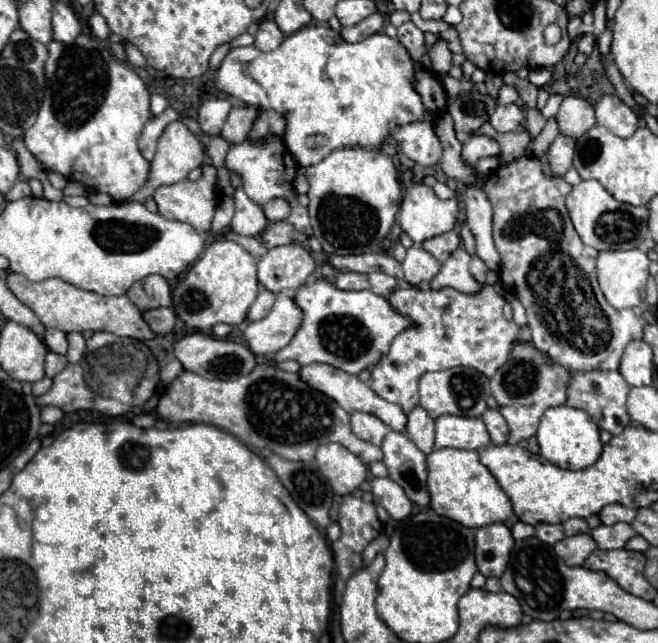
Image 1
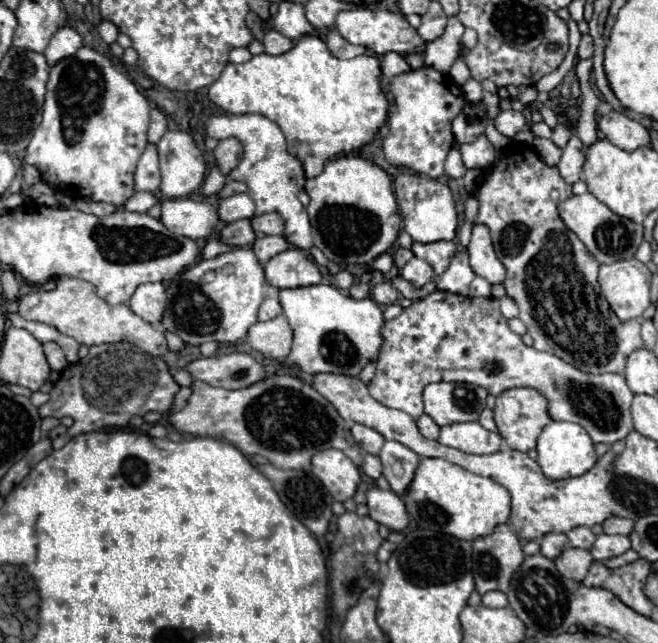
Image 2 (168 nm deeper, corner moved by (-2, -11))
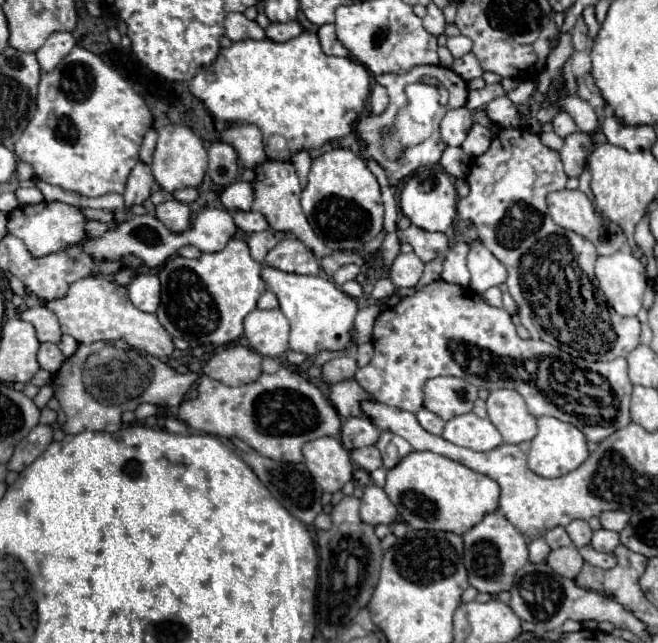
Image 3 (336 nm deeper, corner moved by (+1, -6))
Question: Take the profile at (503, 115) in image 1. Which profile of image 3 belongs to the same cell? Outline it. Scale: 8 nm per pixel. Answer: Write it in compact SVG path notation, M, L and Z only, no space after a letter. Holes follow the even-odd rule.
M506 95L492 99L492 101L486 105L484 111L486 111L486 115L488 115L494 123L498 123L498 125L502 125L502 127L518 127L518 125L520 125L518 109L516 109L516 105L514 105Z

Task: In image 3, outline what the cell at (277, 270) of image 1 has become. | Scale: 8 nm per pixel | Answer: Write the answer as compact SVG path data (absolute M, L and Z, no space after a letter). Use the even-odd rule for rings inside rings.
M296 237L282 239L266 255L266 265L288 273L302 273L302 275L318 275L320 271L318 257Z

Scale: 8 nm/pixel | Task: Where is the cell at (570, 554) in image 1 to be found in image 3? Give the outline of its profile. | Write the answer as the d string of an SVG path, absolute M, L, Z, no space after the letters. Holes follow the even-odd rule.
M560 547L560 549L554 549L554 551L548 555L546 563L548 563L558 575L568 577L568 579L574 579L574 577L580 573L580 569L582 569L584 559L580 557L580 553L578 553L576 547Z

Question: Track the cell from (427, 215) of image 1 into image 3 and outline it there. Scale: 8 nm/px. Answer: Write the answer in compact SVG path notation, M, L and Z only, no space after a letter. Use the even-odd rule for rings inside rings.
M422 169L406 181L400 193L400 207L402 207L402 213L410 217L412 225L422 227L426 231L444 233L448 227L452 227L454 217L456 217L456 187L446 171Z

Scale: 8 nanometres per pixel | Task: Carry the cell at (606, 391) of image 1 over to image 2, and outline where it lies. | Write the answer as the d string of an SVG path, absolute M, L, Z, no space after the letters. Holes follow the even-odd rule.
M435 290L427 298L413 302L409 308L403 310L403 314L395 320L385 322L383 326L383 346L377 358L377 370L369 384L369 394L381 402L387 408L397 408L407 414L411 414L413 420L417 420L424 413L423 388L431 382L467 382L483 386L489 394L499 396L503 390L527 386L537 388L543 392L549 400L549 414L553 420L567 420L581 424L595 444L615 444L623 440L631 430L631 400L633 392L629 390L625 376L621 374L601 374L601 376L589 376L571 364L565 364L561 358L539 352L531 346L525 346L521 336L511 332L507 326L507 318L499 310L497 298L469 298L469 296L457 296L451 292Z

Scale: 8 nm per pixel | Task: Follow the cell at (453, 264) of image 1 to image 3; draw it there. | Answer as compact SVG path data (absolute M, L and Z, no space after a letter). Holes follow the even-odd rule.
M460 241L454 247L448 249L446 253L446 261L444 261L444 271L442 271L442 279L448 283L456 283L462 287L468 287L470 281L470 273L466 269L466 255L468 255L468 243Z

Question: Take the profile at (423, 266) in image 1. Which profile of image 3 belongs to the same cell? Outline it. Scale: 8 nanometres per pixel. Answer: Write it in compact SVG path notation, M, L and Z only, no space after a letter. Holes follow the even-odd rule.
M400 253L390 269L390 279L396 287L414 287L424 271L424 263L414 253Z

